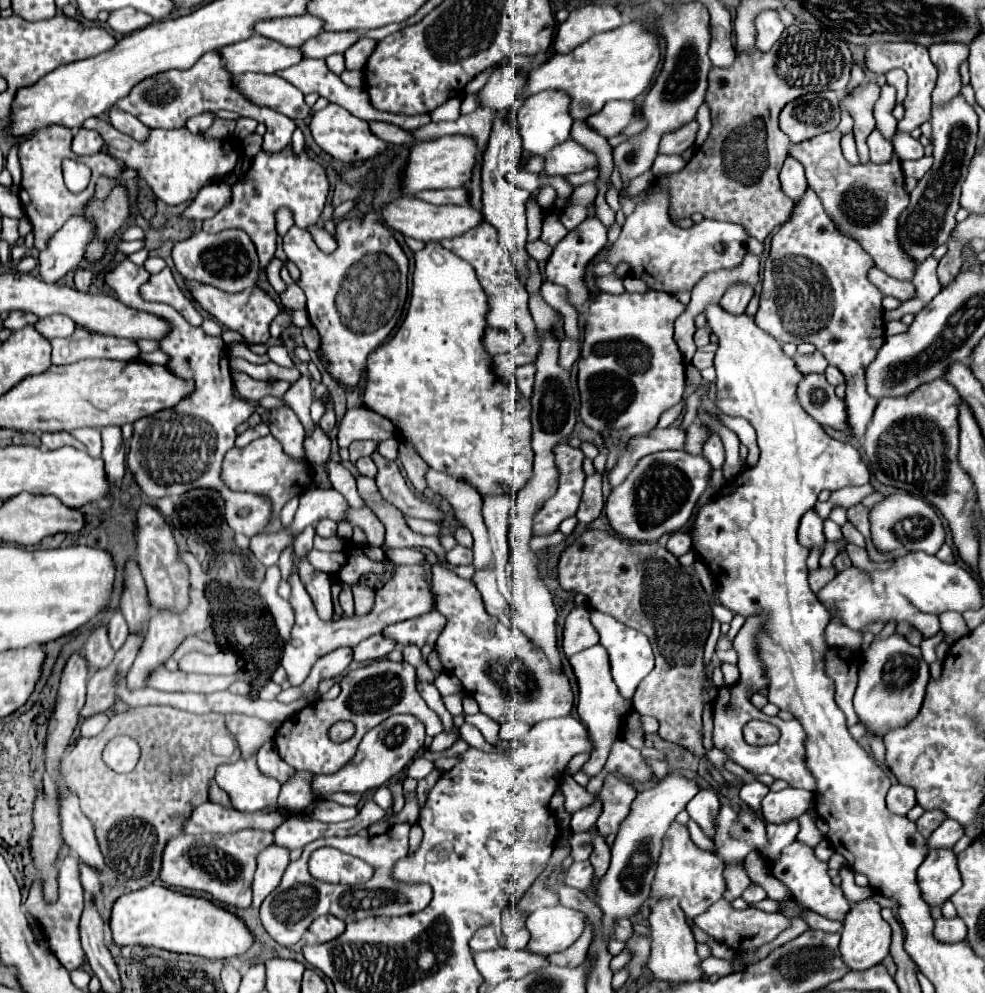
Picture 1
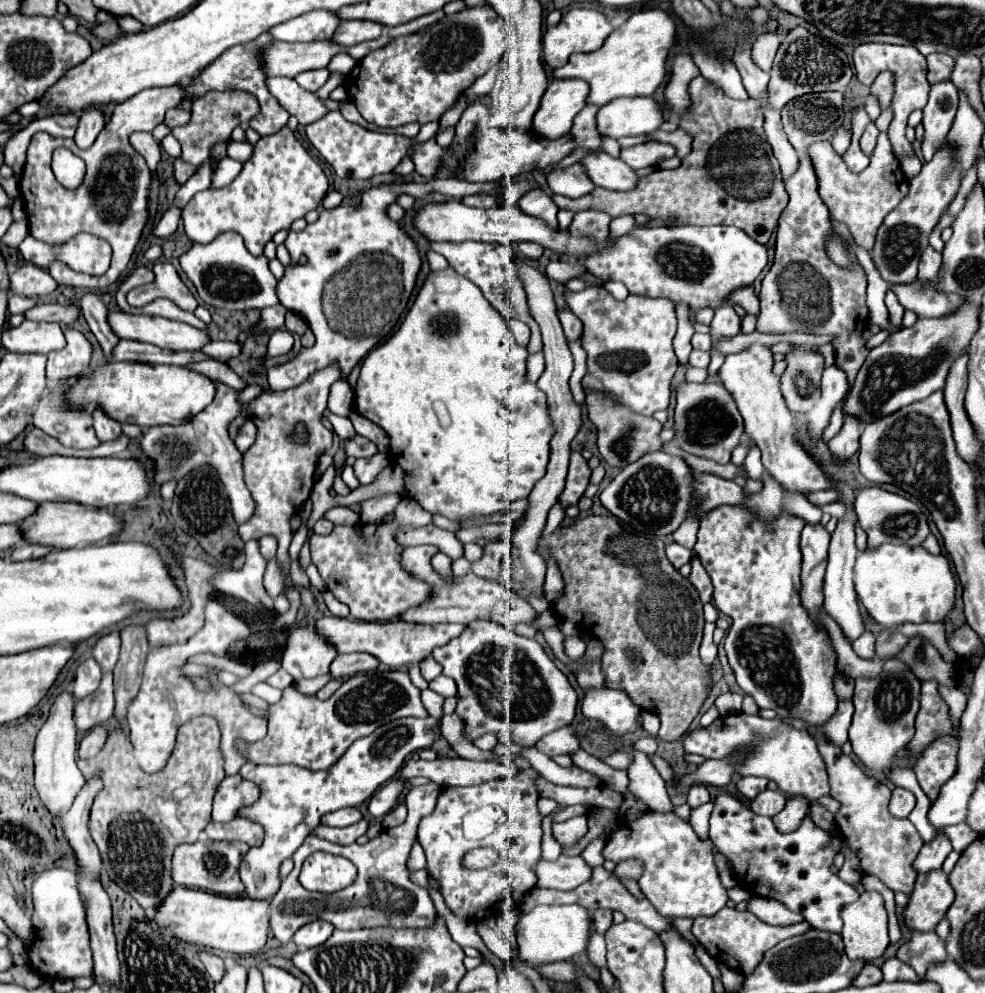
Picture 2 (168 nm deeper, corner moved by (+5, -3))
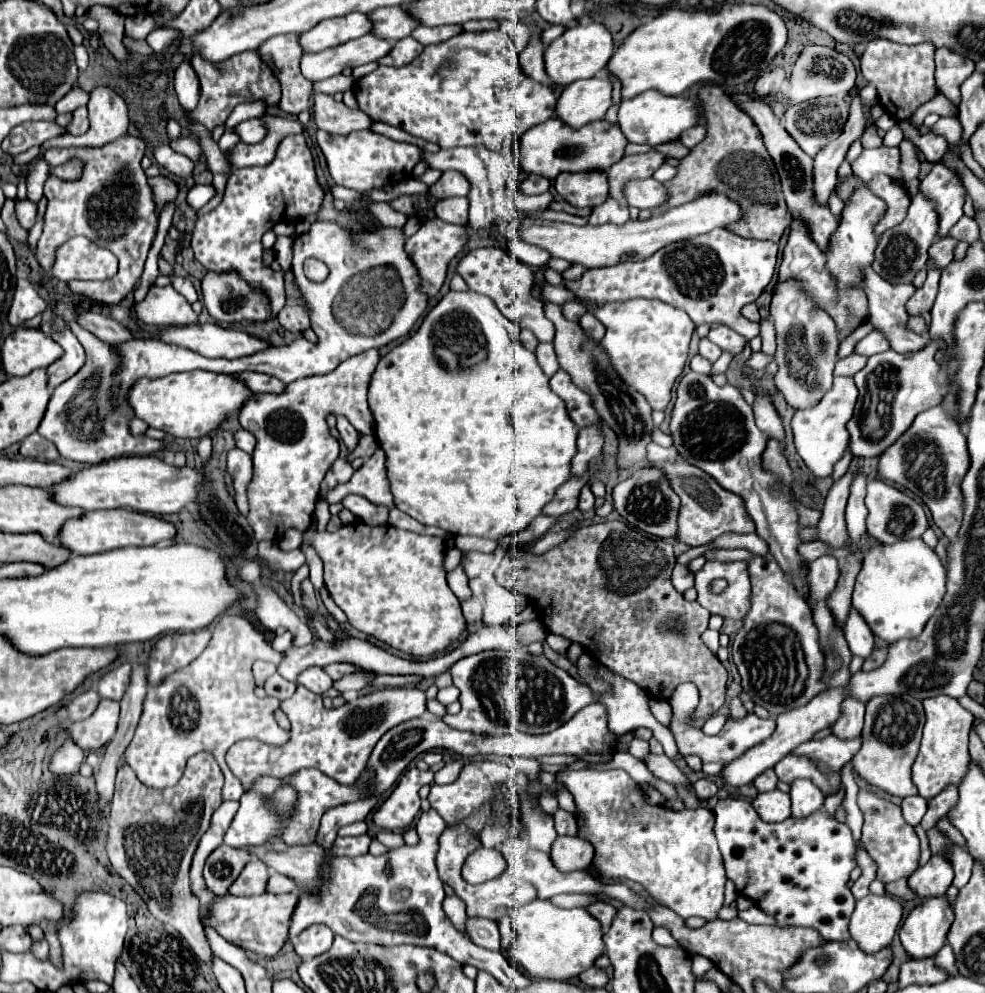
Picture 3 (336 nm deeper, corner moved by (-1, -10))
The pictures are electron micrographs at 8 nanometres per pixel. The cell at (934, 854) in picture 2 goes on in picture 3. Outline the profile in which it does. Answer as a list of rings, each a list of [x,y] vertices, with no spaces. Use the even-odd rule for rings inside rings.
[[[933,854],[925,866],[917,868],[909,876],[909,886],[917,892],[919,898],[927,898],[945,894],[947,888],[951,886],[951,880],[953,880],[953,868],[949,860],[941,854]]]

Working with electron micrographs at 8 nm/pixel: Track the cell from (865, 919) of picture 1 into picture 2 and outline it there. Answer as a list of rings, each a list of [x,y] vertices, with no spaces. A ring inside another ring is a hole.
[[[863,891],[861,897],[847,905],[841,911],[843,919],[843,943],[845,943],[845,953],[849,959],[877,959],[885,953],[889,945],[889,935],[887,935],[887,909],[883,905],[883,897],[877,891]]]

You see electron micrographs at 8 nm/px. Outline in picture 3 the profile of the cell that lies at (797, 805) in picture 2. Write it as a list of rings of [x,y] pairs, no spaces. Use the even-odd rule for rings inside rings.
[[[795,780],[791,784],[791,816],[793,818],[807,818],[815,810],[823,806],[823,792],[811,780]]]

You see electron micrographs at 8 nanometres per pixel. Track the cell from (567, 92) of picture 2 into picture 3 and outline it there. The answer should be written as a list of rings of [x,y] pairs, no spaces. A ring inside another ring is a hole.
[[[605,76],[575,80],[563,88],[555,116],[571,128],[601,120],[611,106],[611,82]]]

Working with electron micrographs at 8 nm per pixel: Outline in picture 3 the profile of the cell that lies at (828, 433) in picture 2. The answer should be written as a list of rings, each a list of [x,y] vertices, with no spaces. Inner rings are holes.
[[[848,447],[843,457],[834,466],[834,470],[832,474],[834,481],[839,480],[839,478],[841,478],[843,474],[845,474],[845,472],[849,467],[849,464],[851,463],[852,458],[853,458],[853,455],[851,454],[850,448]]]

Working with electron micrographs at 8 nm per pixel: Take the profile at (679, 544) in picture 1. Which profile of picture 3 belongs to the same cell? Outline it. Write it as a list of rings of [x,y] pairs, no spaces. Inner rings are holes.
[[[675,564],[673,568],[673,576],[671,576],[671,582],[673,586],[679,590],[679,592],[685,592],[687,588],[693,586],[693,572],[689,570],[687,564]]]

